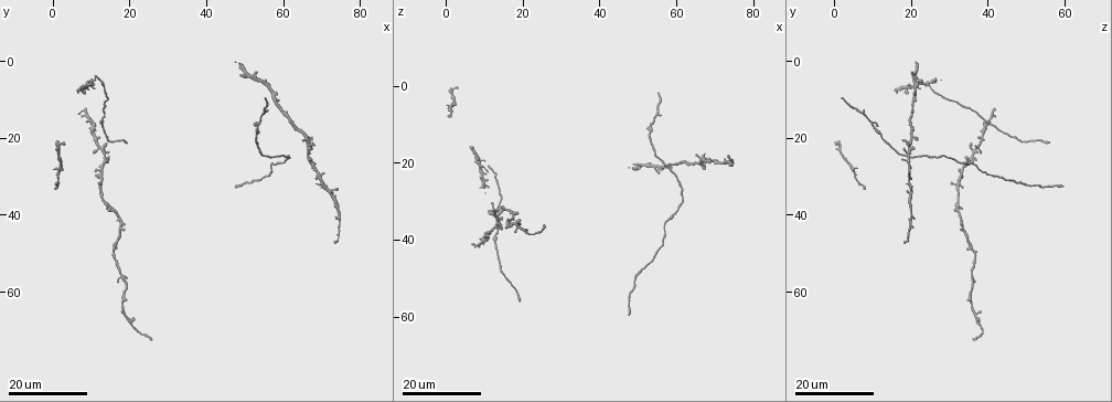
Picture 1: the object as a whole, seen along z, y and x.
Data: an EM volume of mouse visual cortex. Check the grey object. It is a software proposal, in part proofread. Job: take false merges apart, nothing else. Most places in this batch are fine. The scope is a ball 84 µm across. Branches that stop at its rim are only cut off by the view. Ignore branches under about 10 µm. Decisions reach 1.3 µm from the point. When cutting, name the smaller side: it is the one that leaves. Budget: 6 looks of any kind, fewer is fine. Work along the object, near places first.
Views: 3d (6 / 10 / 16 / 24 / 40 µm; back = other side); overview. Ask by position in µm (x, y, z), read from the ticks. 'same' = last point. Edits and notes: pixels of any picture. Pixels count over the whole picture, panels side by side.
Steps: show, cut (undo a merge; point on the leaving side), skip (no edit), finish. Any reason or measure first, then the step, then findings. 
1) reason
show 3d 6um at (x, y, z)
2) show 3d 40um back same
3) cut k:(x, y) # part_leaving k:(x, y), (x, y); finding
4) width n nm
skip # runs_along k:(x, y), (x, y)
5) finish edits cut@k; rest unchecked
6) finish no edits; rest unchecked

two arms in line, one across
show 3d 24um at (54.0, 15.5, 9.5)

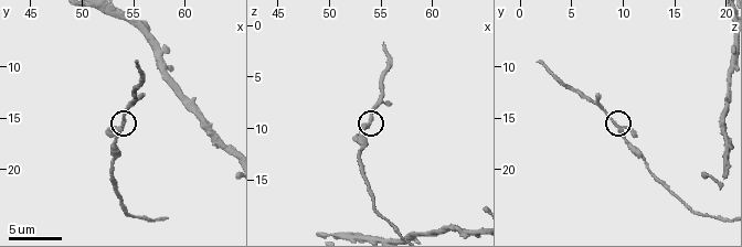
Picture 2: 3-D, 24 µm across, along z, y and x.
closer look
show 3d 10um at (54.0, 15.8, 9.2)

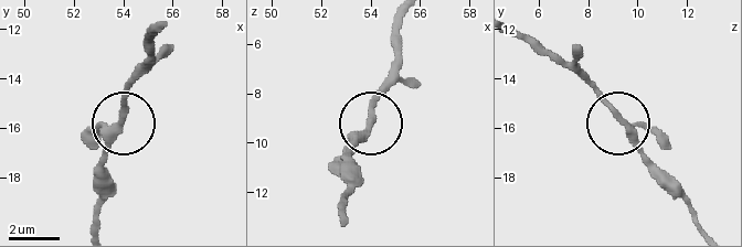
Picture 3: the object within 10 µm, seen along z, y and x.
skip # runs_along 3:(345, 218), (349, 149), (368, 124), (372, 98), (387, 75); all the same neuron

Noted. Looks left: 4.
four or more arms meet
show 3d 16um at (10.0, 17.0, 40.0)

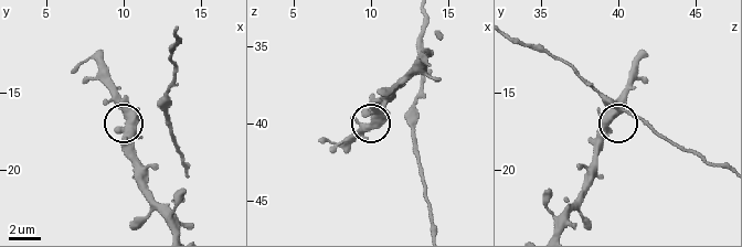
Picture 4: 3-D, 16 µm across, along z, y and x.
show 3d 6um at (10.2, 16.4, 39.6)

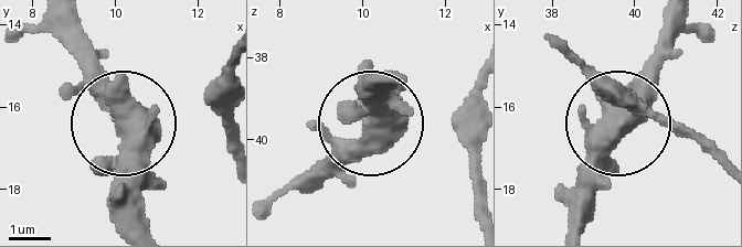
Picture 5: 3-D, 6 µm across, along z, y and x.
skip # runs_along 5:(229, 126), (208, 105), (130, 122), (71, 52); continuous, no second neuron

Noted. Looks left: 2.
show 3d 24um at (49.0, 32.5, 49.5)

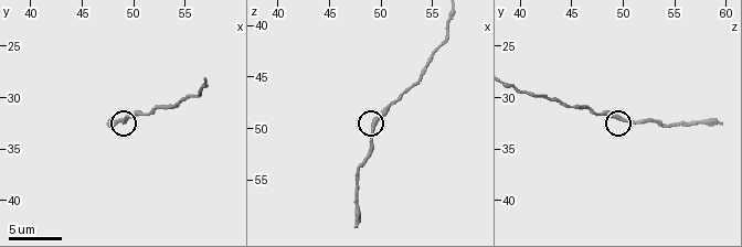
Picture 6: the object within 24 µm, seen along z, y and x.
show 3d 6um at (49.0, 32.2, 49.8)

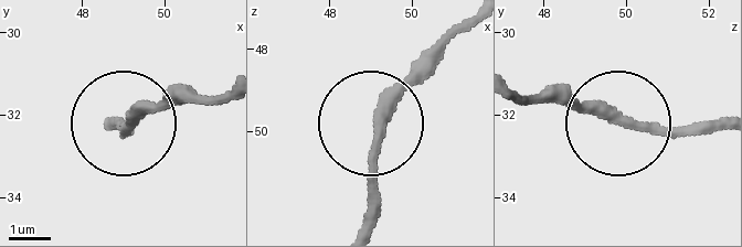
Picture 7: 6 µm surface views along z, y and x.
skip # one neuron here

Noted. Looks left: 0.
finish no edits; rest unchecked

